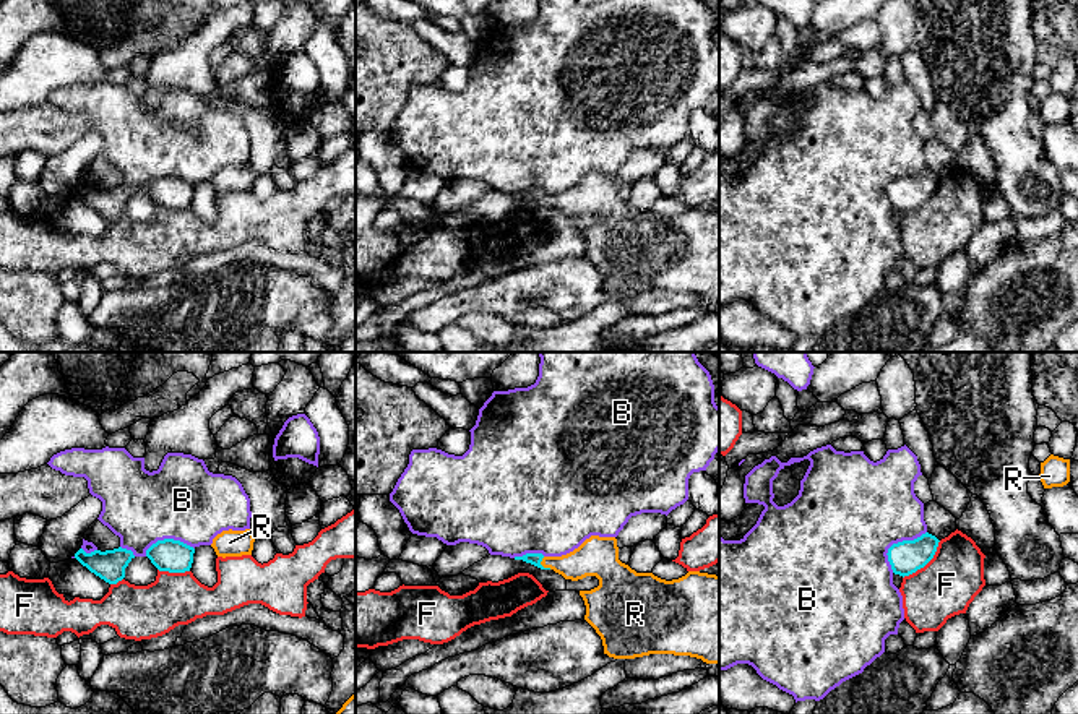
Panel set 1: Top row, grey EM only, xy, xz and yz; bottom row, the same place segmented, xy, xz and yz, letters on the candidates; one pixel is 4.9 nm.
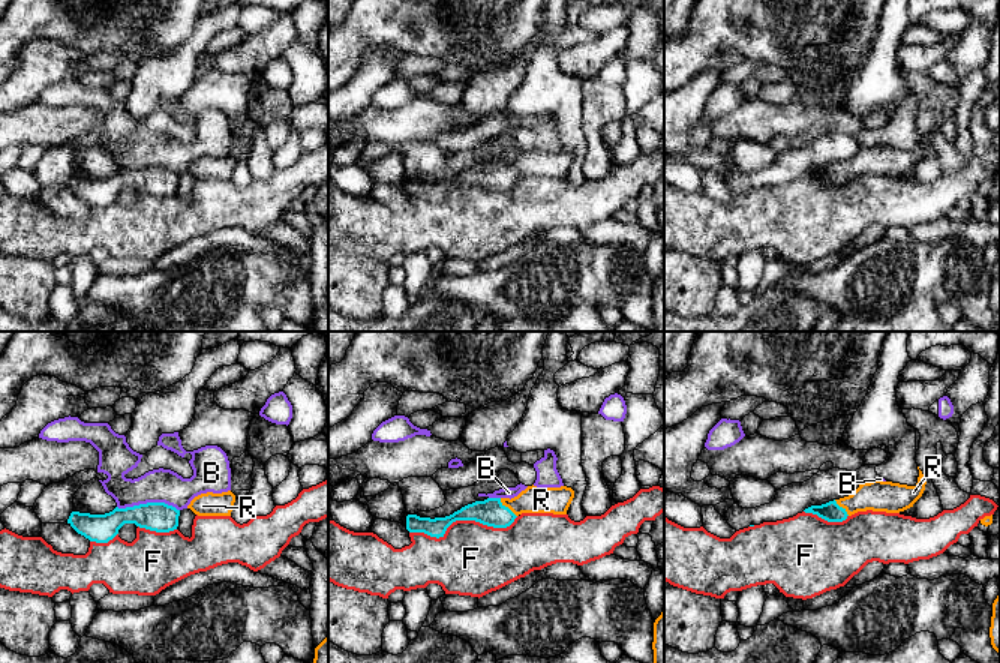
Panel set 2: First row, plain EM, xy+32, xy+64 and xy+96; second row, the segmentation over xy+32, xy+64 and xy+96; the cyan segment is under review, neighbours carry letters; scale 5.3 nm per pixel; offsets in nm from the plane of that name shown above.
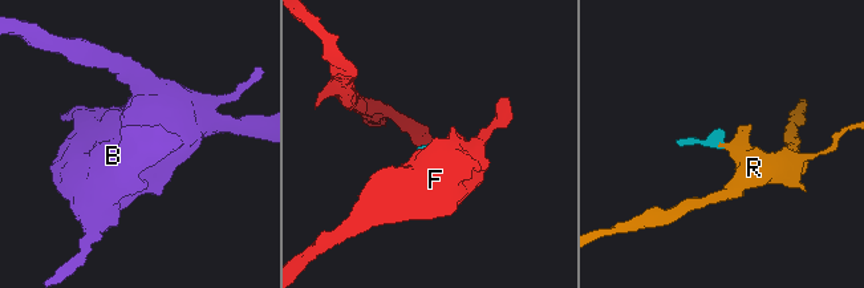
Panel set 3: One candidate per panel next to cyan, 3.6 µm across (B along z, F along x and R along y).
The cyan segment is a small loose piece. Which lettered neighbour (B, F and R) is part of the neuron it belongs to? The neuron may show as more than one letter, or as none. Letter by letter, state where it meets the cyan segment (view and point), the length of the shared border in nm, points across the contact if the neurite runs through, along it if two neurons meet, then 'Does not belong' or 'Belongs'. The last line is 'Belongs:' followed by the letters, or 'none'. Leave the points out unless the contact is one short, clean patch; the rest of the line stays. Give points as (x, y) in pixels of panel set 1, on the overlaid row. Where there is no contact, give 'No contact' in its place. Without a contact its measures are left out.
B: Touches cyan at yz (895, 544). Shared border 260 nm. Does not belong
F: Touches cyan at yz (926, 563). Shared border 260 nm. Does not belong
R: Touches cyan at xz (541, 565). Shared border 80 nm. Path across: xz (534, 559), (541, 565), (580, 563), (590, 559). Belongs
Belongs: R

